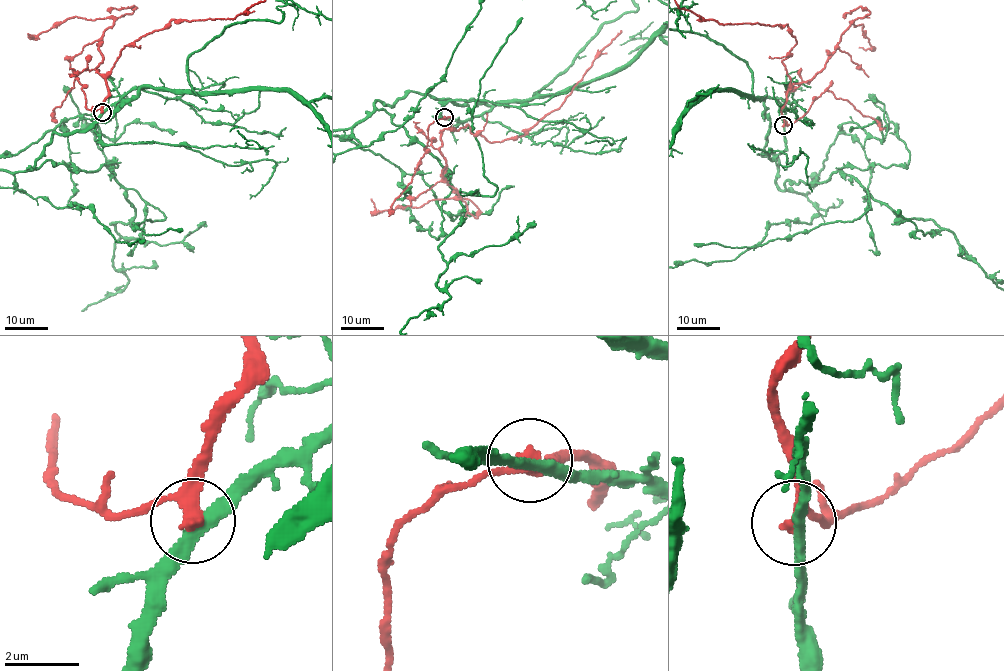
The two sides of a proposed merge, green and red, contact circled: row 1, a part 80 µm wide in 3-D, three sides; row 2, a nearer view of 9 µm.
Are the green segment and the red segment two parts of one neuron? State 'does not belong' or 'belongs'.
does not belong

